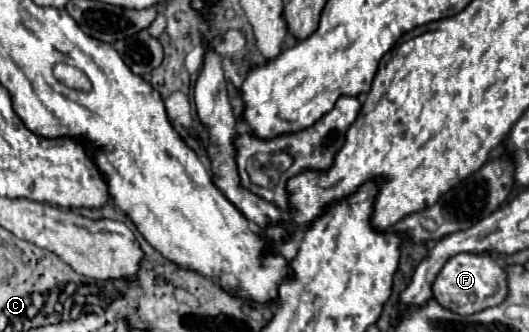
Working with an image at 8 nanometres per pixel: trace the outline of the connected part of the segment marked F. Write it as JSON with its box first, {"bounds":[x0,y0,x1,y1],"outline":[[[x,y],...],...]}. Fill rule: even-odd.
{"bounds":[432,254,508,314],"outline":[[[456,254],[438,272],[432,284],[432,294],[432,298],[446,310],[456,314],[476,314],[504,302],[508,294],[506,272],[490,254]]]}

